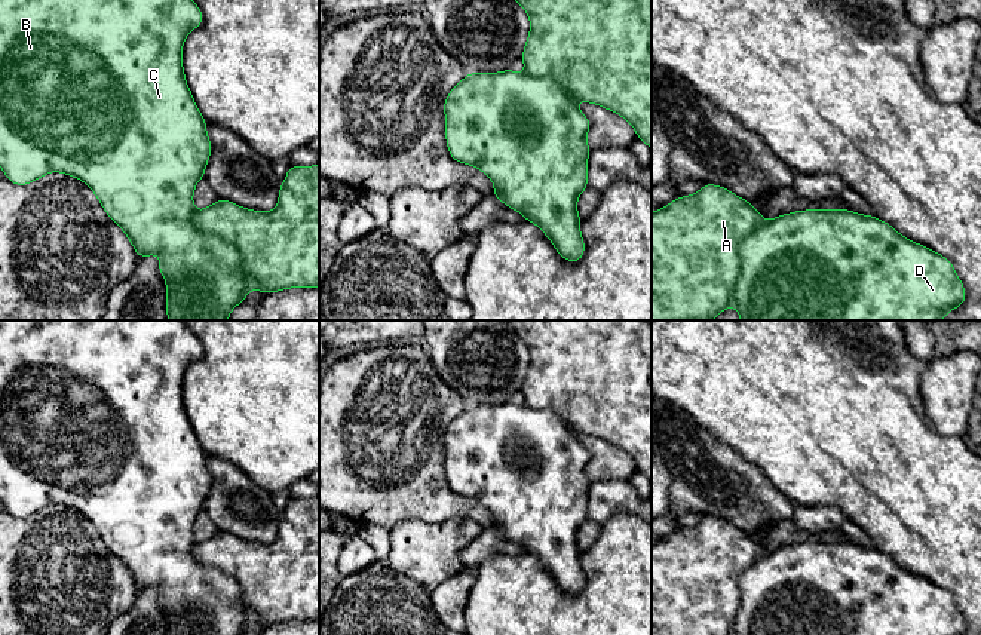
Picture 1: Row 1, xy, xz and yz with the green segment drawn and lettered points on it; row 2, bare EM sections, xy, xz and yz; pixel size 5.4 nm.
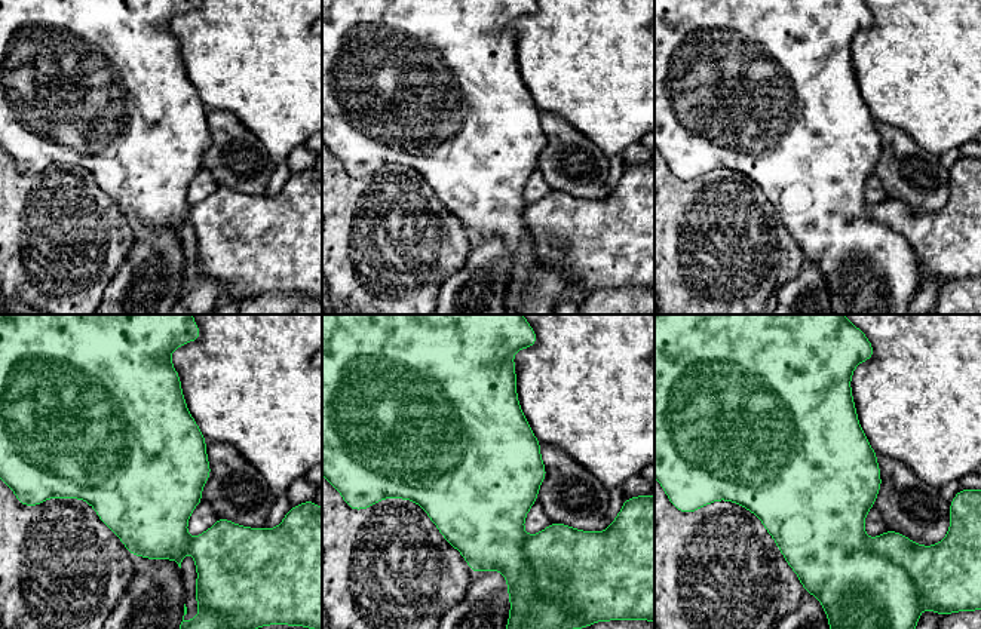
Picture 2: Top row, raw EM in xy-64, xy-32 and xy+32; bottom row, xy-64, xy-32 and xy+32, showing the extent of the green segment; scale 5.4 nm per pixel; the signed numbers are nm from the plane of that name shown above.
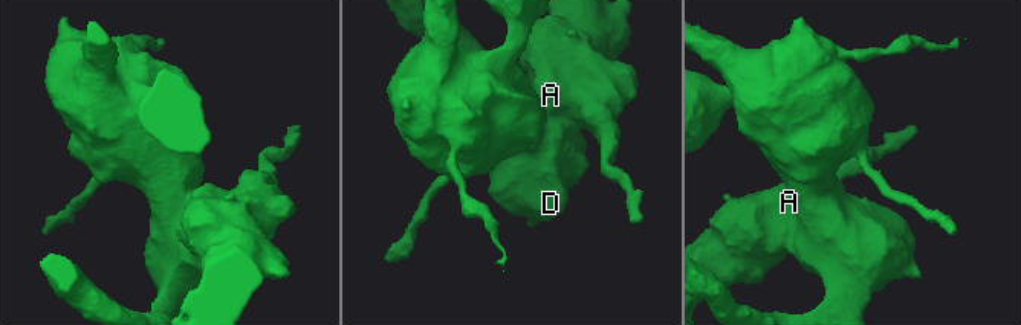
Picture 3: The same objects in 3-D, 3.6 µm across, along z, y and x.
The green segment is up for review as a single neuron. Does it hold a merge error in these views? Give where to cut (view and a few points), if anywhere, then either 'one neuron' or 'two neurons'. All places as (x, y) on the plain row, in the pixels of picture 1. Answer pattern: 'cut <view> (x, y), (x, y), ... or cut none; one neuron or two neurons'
cut xy (195, 543), (193, 555), (201, 563), (236, 580), (250, 622); two neurons

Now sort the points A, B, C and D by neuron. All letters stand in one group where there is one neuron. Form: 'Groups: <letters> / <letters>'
Groups: A / B C D

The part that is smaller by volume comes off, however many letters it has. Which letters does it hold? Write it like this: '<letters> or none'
A

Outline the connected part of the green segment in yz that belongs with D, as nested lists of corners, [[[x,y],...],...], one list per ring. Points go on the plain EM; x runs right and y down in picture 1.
[[[806,542],[763,555],[738,579],[741,604],[732,635],[965,635],[966,622],[948,590],[899,567],[890,556],[850,542]]]

